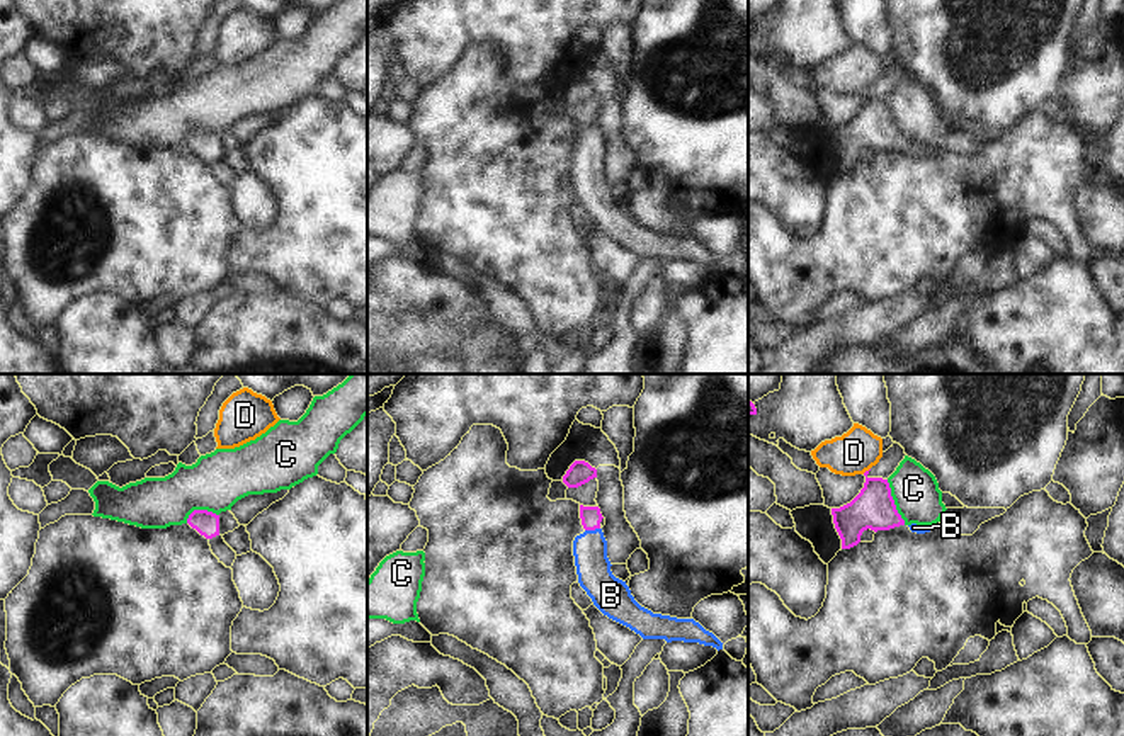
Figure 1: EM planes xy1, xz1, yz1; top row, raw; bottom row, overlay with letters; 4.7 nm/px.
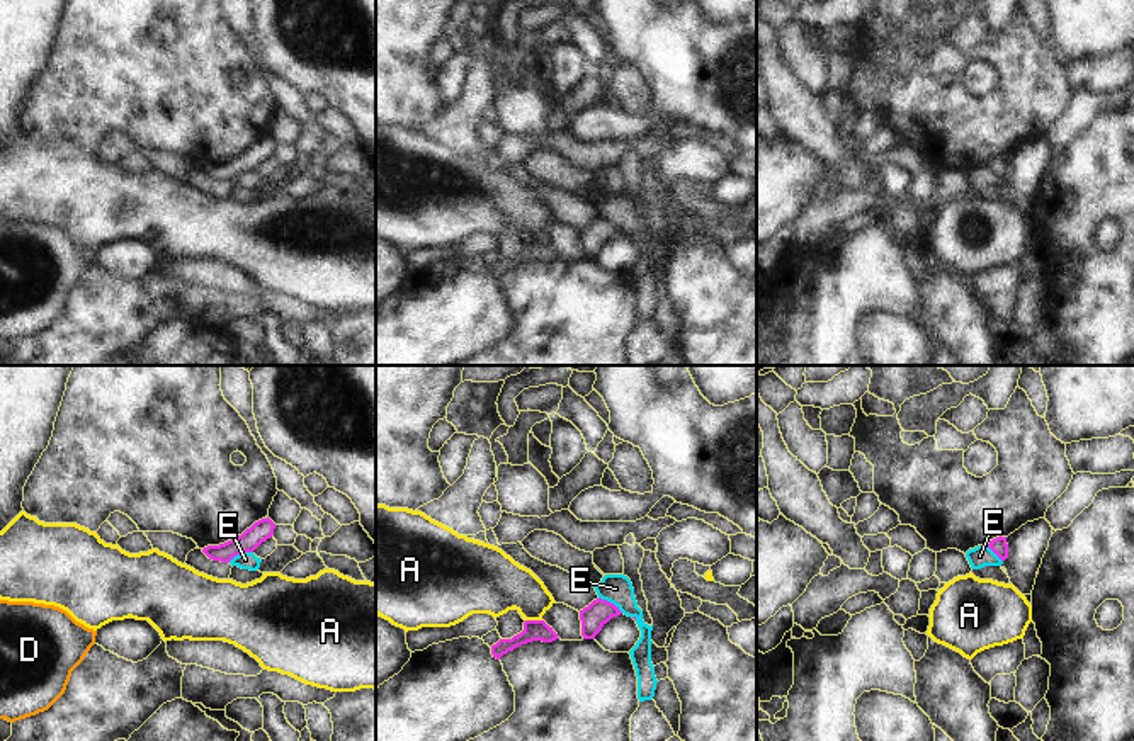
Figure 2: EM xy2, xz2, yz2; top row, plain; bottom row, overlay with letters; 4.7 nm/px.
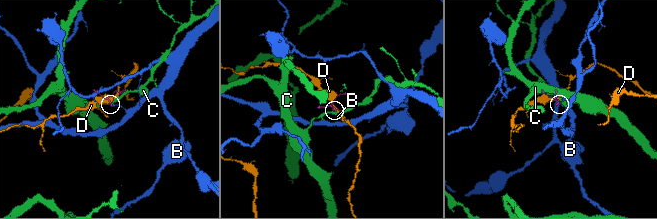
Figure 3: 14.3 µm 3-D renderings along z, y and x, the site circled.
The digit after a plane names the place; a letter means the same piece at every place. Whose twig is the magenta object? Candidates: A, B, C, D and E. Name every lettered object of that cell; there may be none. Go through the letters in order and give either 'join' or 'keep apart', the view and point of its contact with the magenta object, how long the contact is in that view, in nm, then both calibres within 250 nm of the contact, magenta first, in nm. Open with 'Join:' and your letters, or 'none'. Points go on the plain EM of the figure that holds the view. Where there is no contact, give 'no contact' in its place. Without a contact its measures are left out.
Join: B
A: keep apart; contact xz2 (534, 240); length 80 nm; calibres 100 and 280 nm
B: join; contact xz1 (592, 148); length 70 nm; calibres 100 and 160 nm
C: keep apart; contact yz1 (893, 121); length 240 nm; calibres 200 and 220 nm
D: keep apart; contact yz1 (866, 90); length 50 nm; calibres 200 and 200 nm
E: keep apart; contact xz2 (609, 221); length 140 nm; calibres 120 and 140 nm

